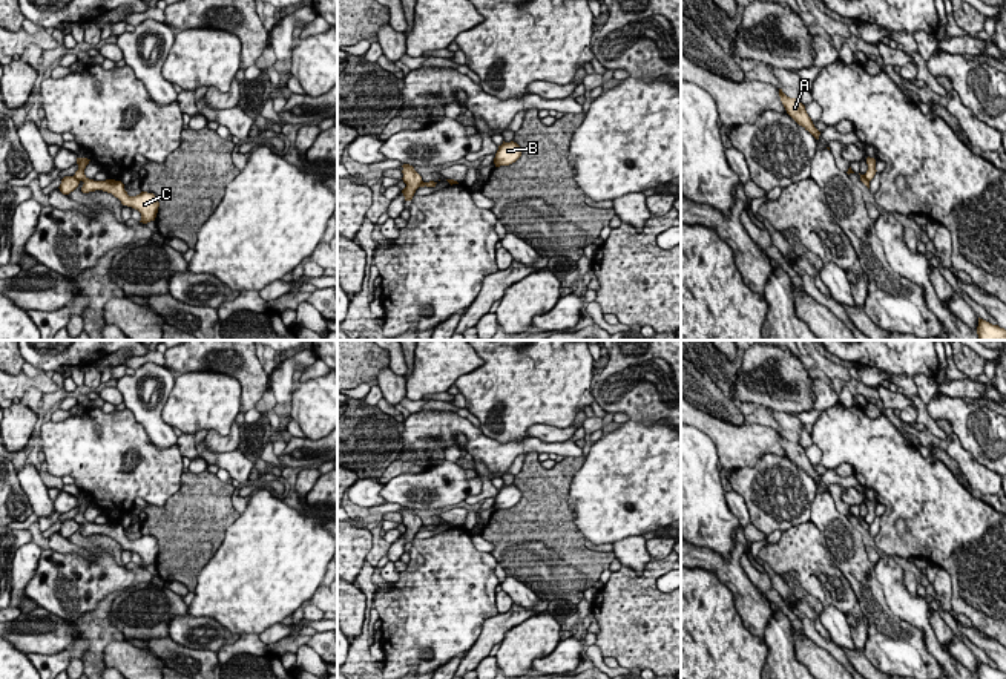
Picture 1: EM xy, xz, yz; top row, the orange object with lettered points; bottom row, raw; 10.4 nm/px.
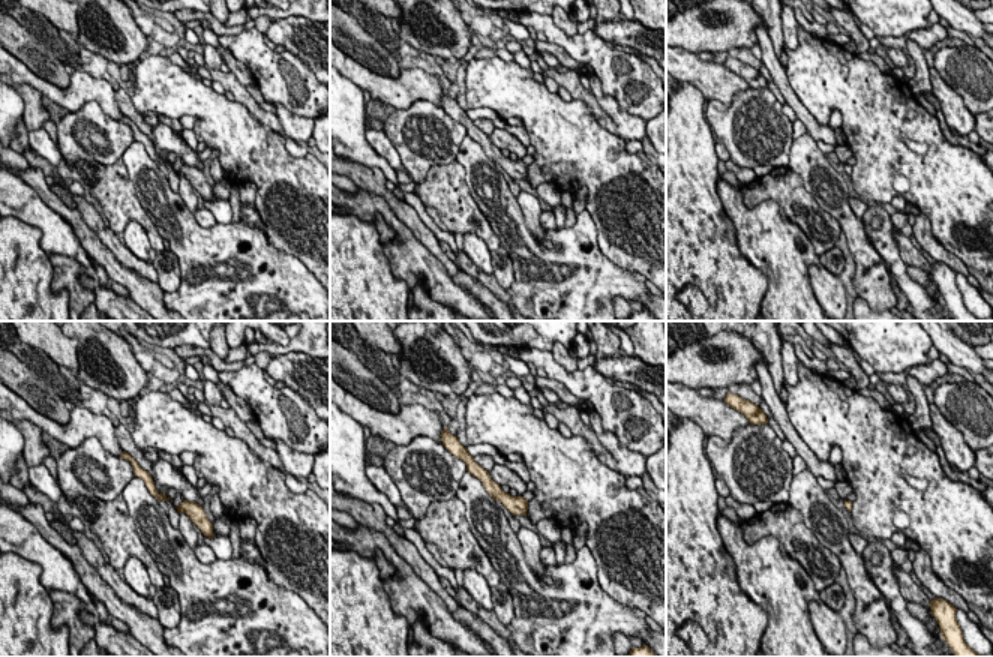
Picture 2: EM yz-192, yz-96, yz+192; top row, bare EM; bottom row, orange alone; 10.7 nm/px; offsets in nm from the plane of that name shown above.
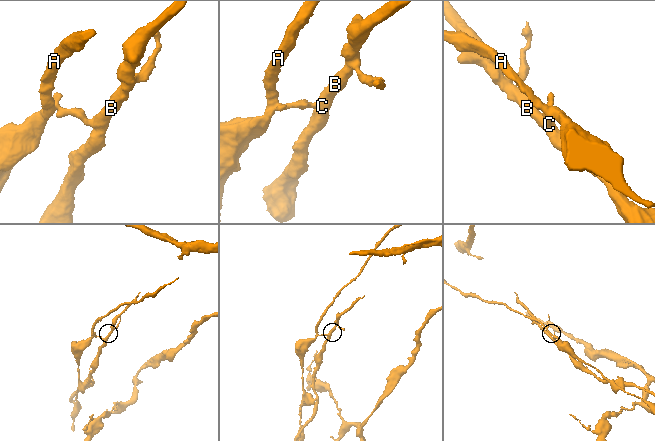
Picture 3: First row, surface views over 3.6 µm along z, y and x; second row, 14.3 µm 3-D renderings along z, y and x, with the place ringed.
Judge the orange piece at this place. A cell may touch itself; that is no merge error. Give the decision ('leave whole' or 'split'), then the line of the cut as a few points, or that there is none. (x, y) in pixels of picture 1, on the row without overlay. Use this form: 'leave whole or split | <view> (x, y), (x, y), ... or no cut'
split | xy (74, 518), (78, 524)

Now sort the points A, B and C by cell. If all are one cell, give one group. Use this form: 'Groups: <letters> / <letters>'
Groups: A / B C

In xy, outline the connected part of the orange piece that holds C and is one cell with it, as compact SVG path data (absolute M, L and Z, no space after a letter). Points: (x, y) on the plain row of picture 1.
M77 501L78 513L75 515L75 521L78 524L83 524L81 535L89 536L95 533L103 533L107 536L112 536L115 541L121 544L123 549L132 550L141 556L141 564L143 567L147 567L150 564L155 564L156 556L158 556L158 541L153 536L141 535L136 540L129 540L127 535L124 533L124 527L121 524L115 523L106 523L106 524L94 524L89 523L84 518L84 512L89 507L90 503L87 501Z

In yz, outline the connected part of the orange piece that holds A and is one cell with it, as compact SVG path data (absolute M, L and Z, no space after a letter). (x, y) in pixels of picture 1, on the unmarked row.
M779 432L781 444L787 454L787 457L805 474L808 474L816 483L819 483L820 475L814 471L811 461L808 460L805 449L799 444L799 441L787 440L782 432Z

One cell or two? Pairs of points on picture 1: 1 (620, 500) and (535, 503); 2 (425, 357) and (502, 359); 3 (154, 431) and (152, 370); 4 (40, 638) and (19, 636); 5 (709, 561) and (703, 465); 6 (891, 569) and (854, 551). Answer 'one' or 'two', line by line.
1: two
2: two
3: one
4: one
5: two
6: two

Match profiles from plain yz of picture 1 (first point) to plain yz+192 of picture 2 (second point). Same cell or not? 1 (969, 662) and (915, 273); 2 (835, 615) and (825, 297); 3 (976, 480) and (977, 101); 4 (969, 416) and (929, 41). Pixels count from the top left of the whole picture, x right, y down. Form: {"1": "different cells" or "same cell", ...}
{"1": "different cells", "2": "same cell", "3": "different cells", "4": "different cells"}

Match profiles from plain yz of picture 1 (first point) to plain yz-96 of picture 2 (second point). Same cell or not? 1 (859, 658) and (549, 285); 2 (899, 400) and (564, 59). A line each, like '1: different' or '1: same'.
1: different
2: same

